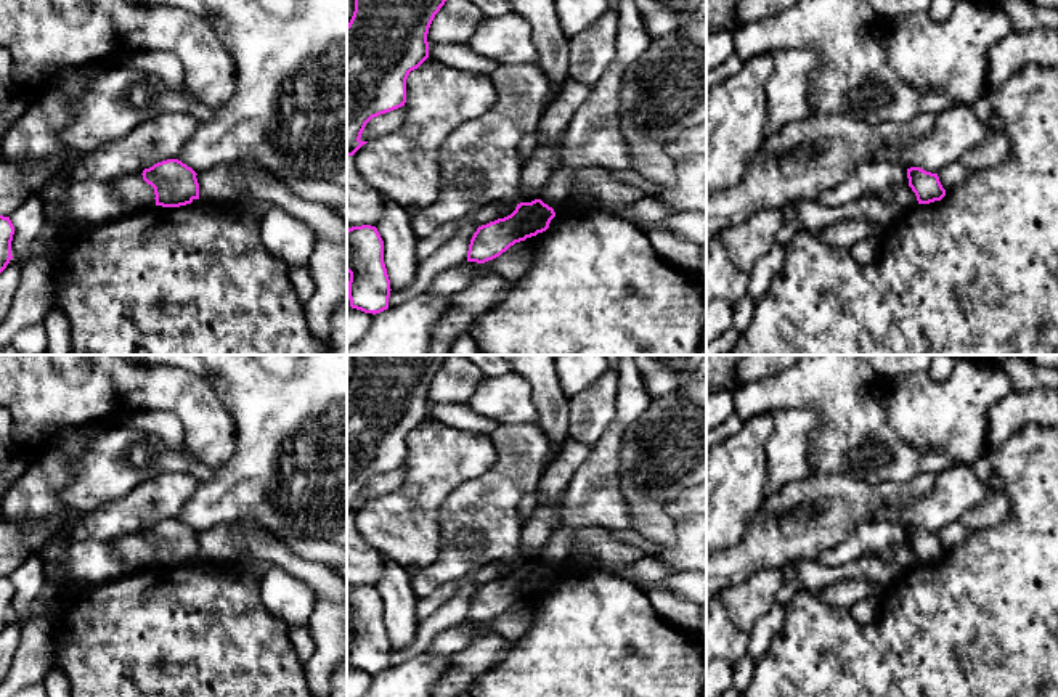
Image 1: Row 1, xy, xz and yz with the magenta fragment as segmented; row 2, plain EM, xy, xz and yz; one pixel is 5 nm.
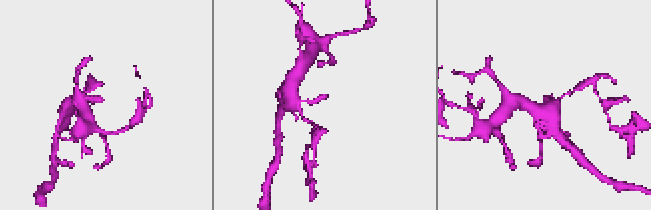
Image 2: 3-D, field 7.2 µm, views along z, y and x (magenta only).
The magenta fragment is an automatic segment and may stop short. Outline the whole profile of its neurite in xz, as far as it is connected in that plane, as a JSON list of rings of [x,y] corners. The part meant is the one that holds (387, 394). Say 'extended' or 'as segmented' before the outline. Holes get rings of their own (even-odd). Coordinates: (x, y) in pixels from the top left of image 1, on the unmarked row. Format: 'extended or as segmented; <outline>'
as segmented; [[[355,355],[355,371],[347,384],[347,516],[353,516],[363,504],[366,483],[380,474],[406,463],[406,438],[429,418],[429,387],[451,355]]]

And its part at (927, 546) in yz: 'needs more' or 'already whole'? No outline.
already whole

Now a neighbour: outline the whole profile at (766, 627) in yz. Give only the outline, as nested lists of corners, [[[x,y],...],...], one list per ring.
[[[775,604],[766,615],[758,618],[753,630],[748,633],[748,654],[759,660],[766,655],[774,636],[785,623],[787,605]]]

